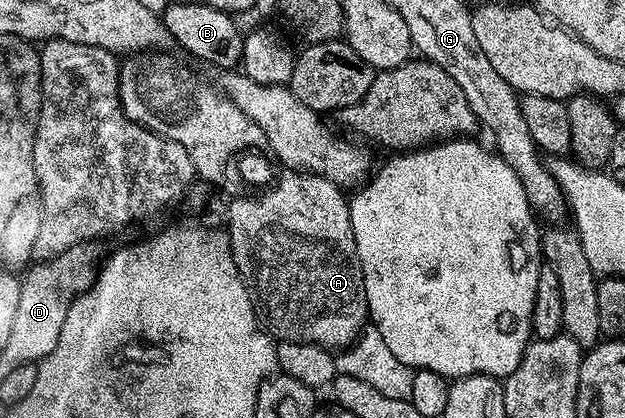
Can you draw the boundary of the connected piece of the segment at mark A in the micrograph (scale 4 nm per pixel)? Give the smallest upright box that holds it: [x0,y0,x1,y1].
[225,169,369,349]

